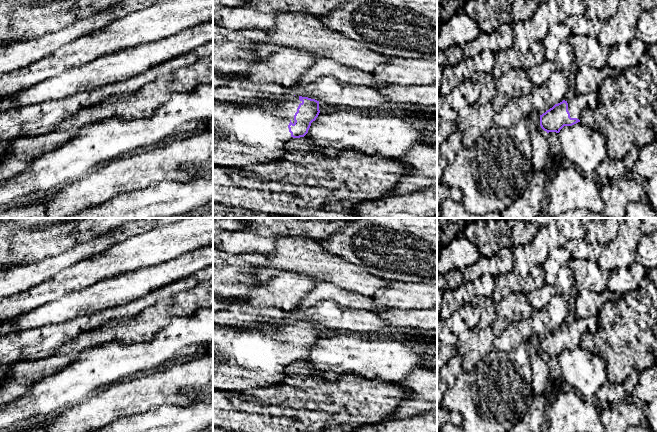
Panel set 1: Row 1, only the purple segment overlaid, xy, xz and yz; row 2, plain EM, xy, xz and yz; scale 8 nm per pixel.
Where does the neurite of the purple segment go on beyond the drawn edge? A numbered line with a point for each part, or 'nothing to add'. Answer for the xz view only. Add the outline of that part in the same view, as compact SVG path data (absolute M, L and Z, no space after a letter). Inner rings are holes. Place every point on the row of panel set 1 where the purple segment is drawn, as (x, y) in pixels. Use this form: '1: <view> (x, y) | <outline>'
1: xz (244, 134) | M299 96L280 102L258 101L256 103L222 102L213 106L213 166L244 168L255 163L275 161L286 154L286 145L292 139L288 125L294 124L294 115L302 101Z

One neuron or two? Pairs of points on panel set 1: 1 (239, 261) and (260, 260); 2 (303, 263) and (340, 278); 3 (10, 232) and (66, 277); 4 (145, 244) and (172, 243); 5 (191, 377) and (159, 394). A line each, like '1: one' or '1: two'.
1: one
2: one
3: two
4: one
5: one

